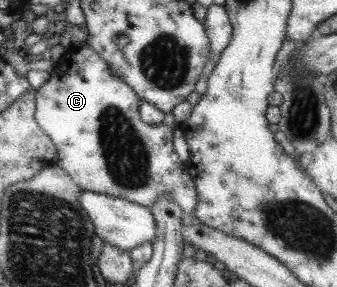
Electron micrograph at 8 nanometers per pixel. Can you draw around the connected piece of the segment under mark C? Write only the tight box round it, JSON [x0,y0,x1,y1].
[34,43,200,226]

